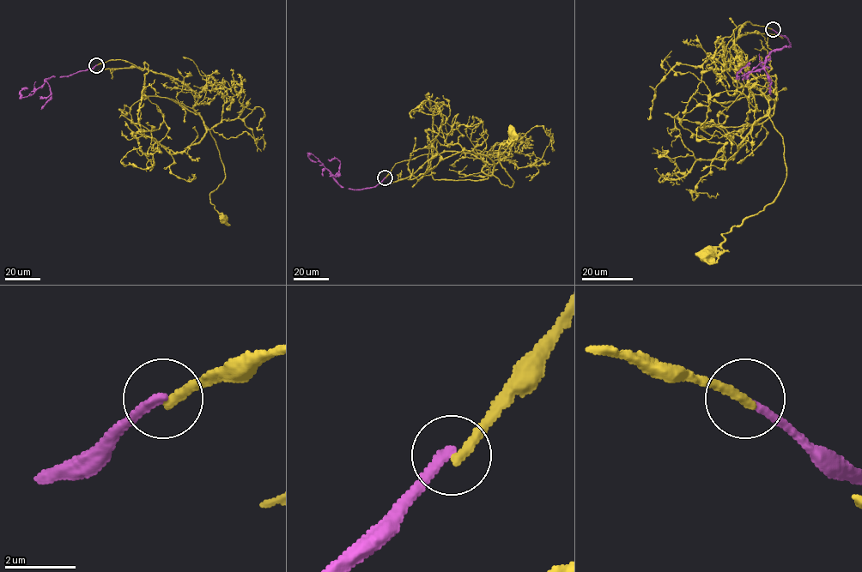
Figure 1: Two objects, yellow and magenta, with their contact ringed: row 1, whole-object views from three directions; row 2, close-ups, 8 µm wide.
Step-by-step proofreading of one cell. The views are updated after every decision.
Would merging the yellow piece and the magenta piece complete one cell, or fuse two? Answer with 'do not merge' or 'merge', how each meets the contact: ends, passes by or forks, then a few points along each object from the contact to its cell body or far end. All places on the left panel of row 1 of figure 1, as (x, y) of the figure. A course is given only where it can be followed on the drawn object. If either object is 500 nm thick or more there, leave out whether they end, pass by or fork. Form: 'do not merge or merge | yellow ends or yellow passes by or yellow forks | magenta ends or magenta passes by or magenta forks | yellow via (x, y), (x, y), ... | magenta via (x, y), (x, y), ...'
do not merge | yellow ends | magenta ends | yellow via (96, 65), (121, 59), (142, 70), (144, 62), (142, 98), (199, 113), (225, 173), (209, 195), (223, 219) | magenta via (96, 65), (68, 75), (46, 78), (40, 87), (31, 95), (21, 97), (20, 92), (27, 88)

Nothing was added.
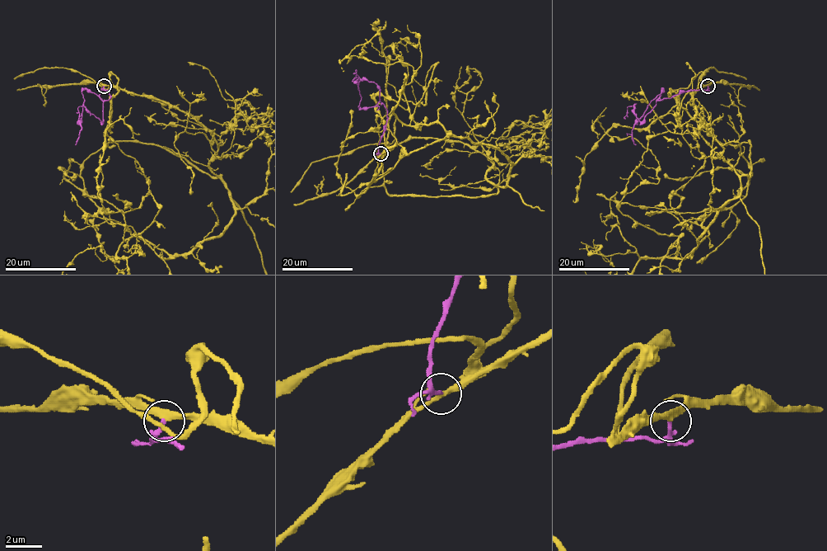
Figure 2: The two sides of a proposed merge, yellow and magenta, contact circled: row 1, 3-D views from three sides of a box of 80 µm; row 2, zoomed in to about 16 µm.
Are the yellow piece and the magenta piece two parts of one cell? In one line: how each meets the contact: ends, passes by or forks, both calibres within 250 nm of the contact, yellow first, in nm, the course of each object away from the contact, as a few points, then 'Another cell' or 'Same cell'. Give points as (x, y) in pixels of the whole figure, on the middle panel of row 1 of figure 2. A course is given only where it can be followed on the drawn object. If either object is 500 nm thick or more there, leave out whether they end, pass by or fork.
At the ring yellow passes by. At the ring magenta ends. Thickness 320 nm (yellow) against 220 nm. Course of magenta: (380, 153), (378, 144), (386, 121), (386, 110), (382, 104), (358, 106), (361, 96), (357, 78), (352, 82). Same cell

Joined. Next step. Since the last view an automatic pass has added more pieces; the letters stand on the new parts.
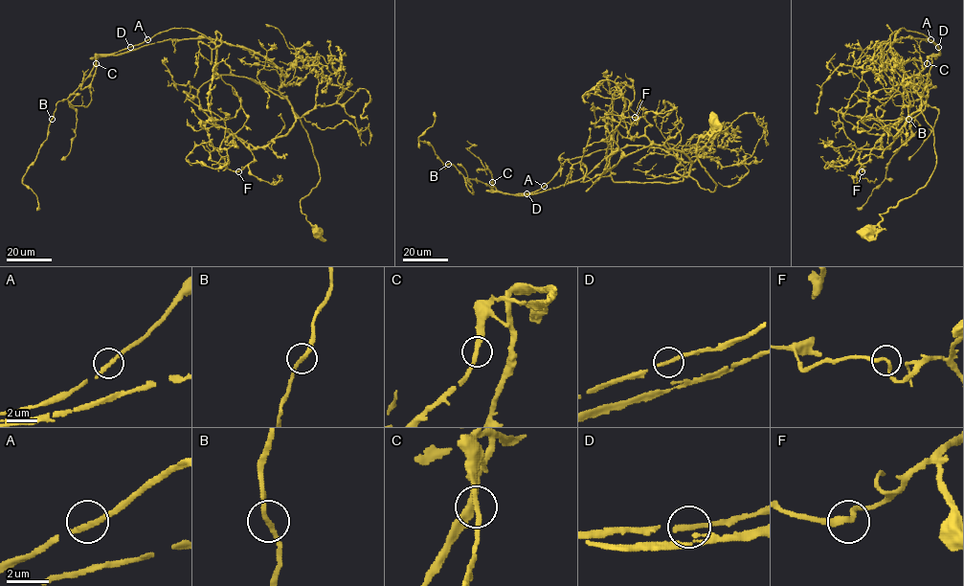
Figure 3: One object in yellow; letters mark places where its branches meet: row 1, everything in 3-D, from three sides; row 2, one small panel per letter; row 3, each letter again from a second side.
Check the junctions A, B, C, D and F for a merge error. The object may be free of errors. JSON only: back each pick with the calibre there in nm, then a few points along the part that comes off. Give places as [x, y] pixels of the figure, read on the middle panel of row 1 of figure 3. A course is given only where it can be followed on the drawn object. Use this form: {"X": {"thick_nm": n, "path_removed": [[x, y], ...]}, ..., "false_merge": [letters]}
{"false_merge": []}

